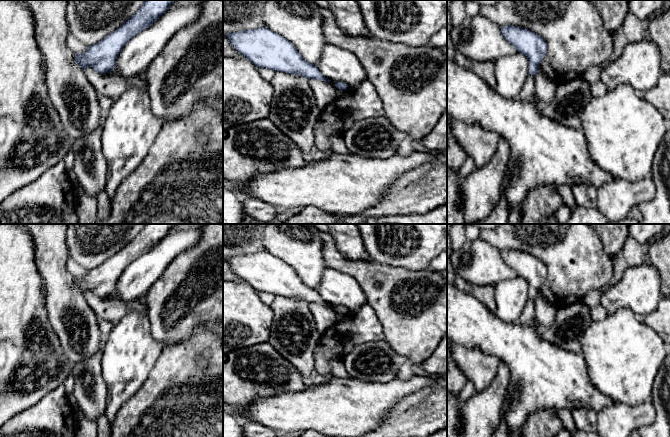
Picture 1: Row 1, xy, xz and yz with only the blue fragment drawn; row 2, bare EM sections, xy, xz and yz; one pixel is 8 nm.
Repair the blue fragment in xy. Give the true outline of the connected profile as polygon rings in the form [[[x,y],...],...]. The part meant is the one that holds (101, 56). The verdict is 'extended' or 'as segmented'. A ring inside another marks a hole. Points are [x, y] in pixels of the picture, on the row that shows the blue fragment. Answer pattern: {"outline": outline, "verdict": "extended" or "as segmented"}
{"outline": [[[145,0],[138,11],[115,31],[83,53],[76,53],[75,62],[84,70],[87,66],[96,72],[114,70],[115,60],[123,47],[138,33],[151,26],[176,0]]], "verdict": "as segmented"}

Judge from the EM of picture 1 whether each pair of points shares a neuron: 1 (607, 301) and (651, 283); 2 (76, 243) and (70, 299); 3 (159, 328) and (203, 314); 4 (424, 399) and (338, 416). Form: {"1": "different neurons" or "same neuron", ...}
{"1": "same neuron", "2": "different neurons", "3": "same neuron", "4": "different neurons"}

